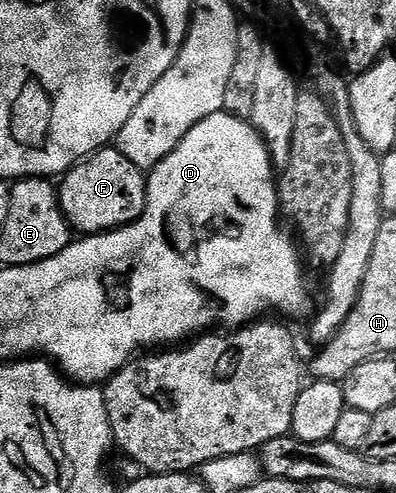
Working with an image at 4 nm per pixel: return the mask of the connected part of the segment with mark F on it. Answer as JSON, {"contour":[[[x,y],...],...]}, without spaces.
{"contour":[[[109,145],[100,151],[80,160],[75,167],[59,180],[60,208],[66,221],[72,226],[73,232],[85,235],[101,235],[104,231],[115,231],[117,227],[125,227],[142,217],[144,206],[148,203],[148,180],[145,172],[141,171],[134,161],[129,161],[115,146]]]}

